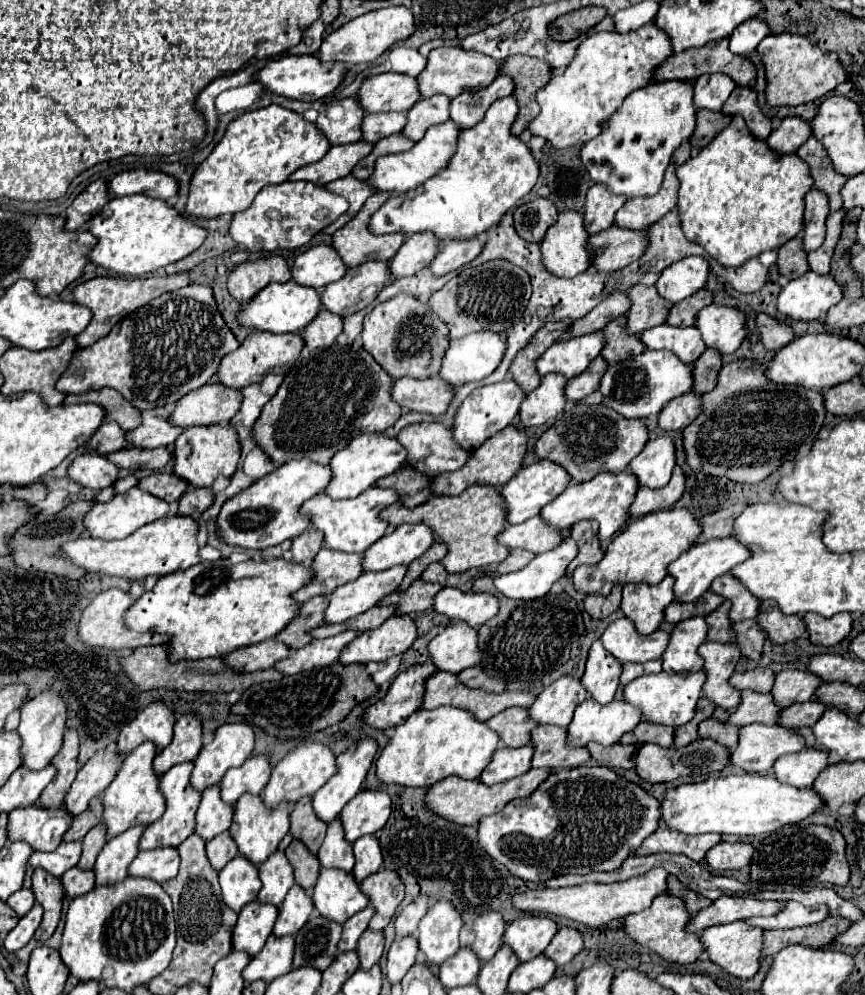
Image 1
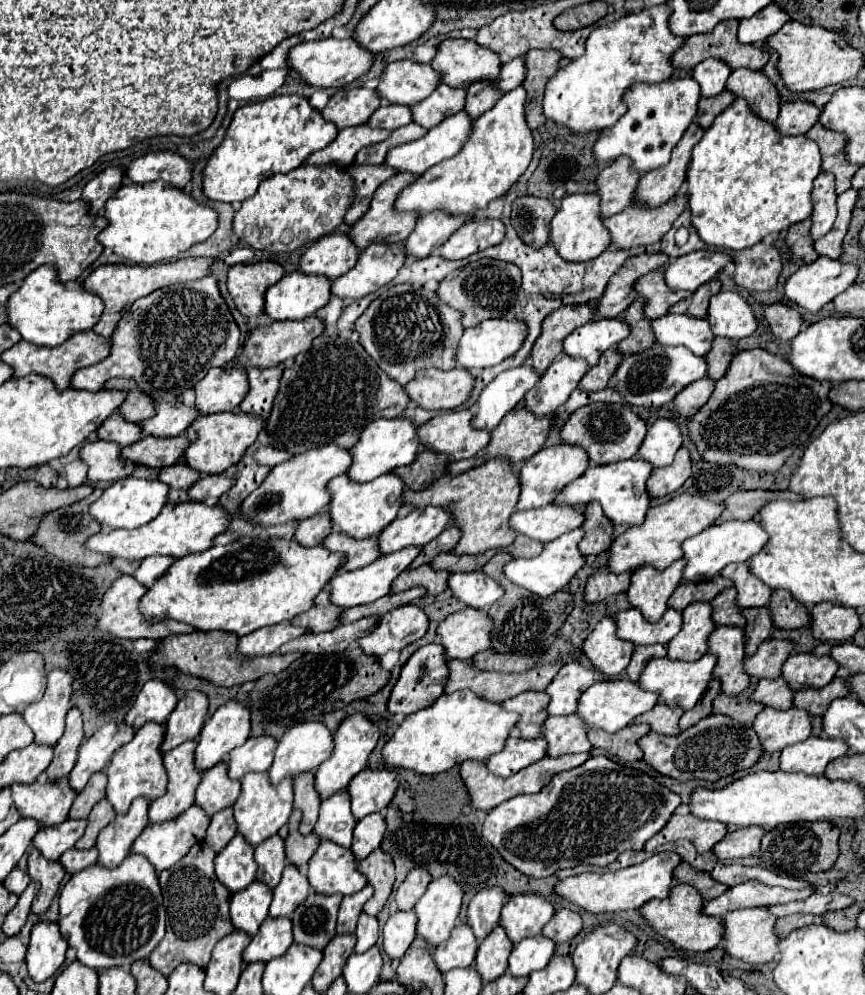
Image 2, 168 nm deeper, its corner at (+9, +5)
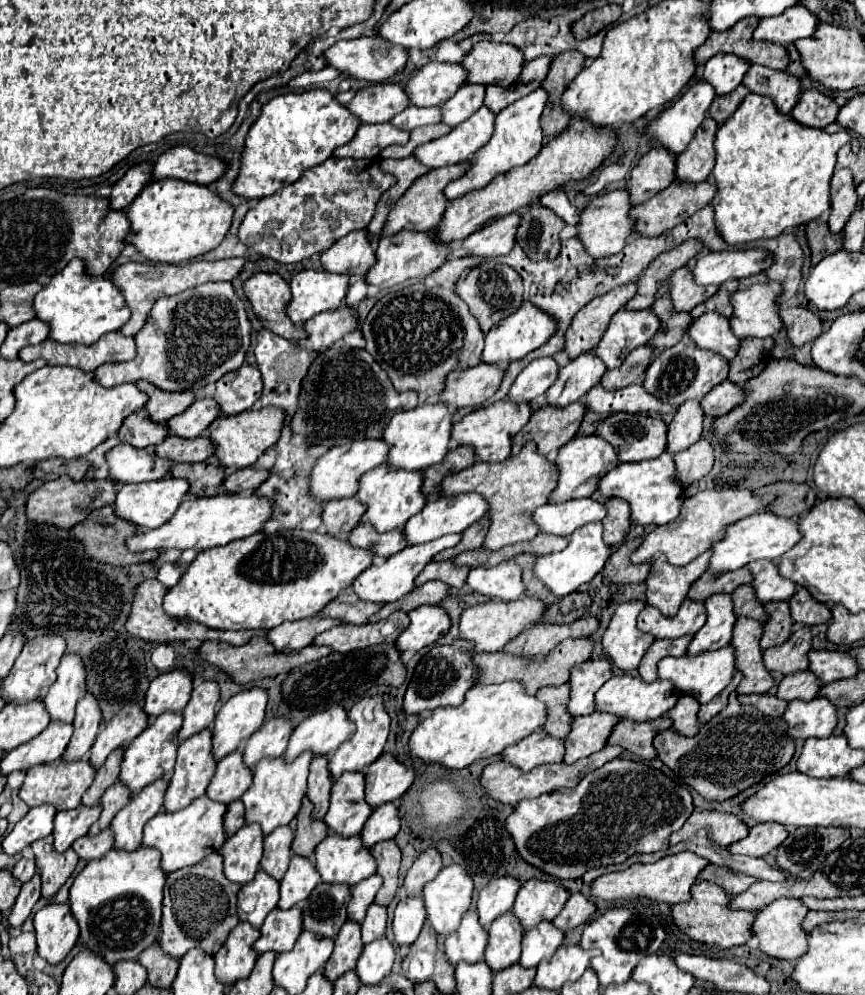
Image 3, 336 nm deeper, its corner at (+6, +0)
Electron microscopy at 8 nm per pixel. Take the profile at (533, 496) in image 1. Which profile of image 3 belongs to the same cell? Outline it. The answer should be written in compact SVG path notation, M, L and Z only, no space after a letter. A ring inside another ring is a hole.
M588 435L588 437L572 439L564 447L560 447L552 463L558 469L558 479L556 479L556 489L548 497L548 503L564 503L576 497L590 497L596 489L598 479L606 475L606 471L618 465L618 457L616 451L612 451L612 447L604 439L598 439L596 435Z

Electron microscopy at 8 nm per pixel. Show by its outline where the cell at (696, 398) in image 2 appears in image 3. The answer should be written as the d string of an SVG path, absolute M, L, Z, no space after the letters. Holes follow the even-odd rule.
M722 381L718 387L714 387L714 391L706 393L704 399L700 401L700 407L704 411L704 415L710 417L722 417L726 415L734 405L742 403L742 391L736 383L730 381Z

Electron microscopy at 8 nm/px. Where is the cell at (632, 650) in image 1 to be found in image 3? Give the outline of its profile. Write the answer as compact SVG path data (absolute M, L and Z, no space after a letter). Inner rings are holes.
M686 599L674 617L662 617L656 607L646 605L638 615L638 629L650 633L654 639L678 639L694 635L706 623L704 603Z

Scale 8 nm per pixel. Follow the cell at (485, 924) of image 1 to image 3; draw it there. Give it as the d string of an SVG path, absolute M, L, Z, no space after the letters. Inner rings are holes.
M500 877L500 879L492 879L480 891L476 911L480 917L480 925L484 929L488 929L496 917L510 911L518 889L520 889L520 883L514 877Z

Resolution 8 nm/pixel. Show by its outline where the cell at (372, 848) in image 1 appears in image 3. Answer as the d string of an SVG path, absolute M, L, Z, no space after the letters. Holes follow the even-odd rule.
M388 803L386 807L378 807L378 811L372 811L368 821L364 823L364 829L360 833L362 845L370 849L380 841L394 839L398 829L400 829L400 819L398 819L396 805Z

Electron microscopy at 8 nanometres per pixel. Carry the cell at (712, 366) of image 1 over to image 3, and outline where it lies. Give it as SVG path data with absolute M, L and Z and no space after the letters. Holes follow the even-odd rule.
M752 337L742 339L736 357L730 361L728 381L740 385L746 379L752 379L754 375L758 375L758 371L764 365L762 359L766 359L770 347L772 347L772 337L766 337L766 339L752 339Z

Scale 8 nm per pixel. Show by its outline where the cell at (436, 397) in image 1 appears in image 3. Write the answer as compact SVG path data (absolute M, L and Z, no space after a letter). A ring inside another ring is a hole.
M480 363L470 369L456 369L446 375L442 393L438 395L440 403L462 407L480 407L488 397L492 397L500 385L502 369L494 365Z

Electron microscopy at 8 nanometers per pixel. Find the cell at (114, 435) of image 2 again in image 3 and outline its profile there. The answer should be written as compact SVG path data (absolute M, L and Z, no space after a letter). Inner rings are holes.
M144 409L126 417L118 431L118 439L122 443L134 445L134 447L154 447L154 445L162 443L166 439L166 435L168 435L166 425L150 421Z

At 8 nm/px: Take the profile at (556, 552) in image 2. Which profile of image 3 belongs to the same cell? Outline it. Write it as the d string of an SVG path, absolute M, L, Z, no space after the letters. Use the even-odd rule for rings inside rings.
M588 523L580 529L576 529L570 539L568 539L568 547L564 551L558 553L550 553L550 555L542 555L536 559L534 565L534 577L552 593L558 597L564 597L572 591L576 591L582 583L592 581L592 577L596 573L602 571L604 563L610 557L610 547L604 545L602 541L602 523Z

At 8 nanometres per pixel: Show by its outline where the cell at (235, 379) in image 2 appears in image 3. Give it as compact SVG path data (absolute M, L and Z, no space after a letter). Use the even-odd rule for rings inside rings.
M242 365L238 371L226 373L222 379L218 379L214 401L220 405L222 415L236 415L236 413L242 413L242 411L250 409L258 401L260 393L262 393L262 377L260 377L260 371L256 367Z

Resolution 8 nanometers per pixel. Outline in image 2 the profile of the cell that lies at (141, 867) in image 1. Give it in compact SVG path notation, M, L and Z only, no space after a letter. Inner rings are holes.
M193 804L191 808L187 808L183 814L179 814L179 818L173 818L171 822L159 822L159 824L149 824L133 842L131 852L133 854L143 854L147 856L147 860L155 866L157 872L167 870L169 866L173 866L175 862L179 862L193 844L199 844L205 840L205 830L209 826L209 816L205 814L205 810L197 804Z

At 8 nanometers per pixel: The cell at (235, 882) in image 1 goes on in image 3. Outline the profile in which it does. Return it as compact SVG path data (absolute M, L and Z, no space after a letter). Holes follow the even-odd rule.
M254 823L244 825L222 845L224 875L228 881L248 885L254 879L262 859L262 839L262 829Z

